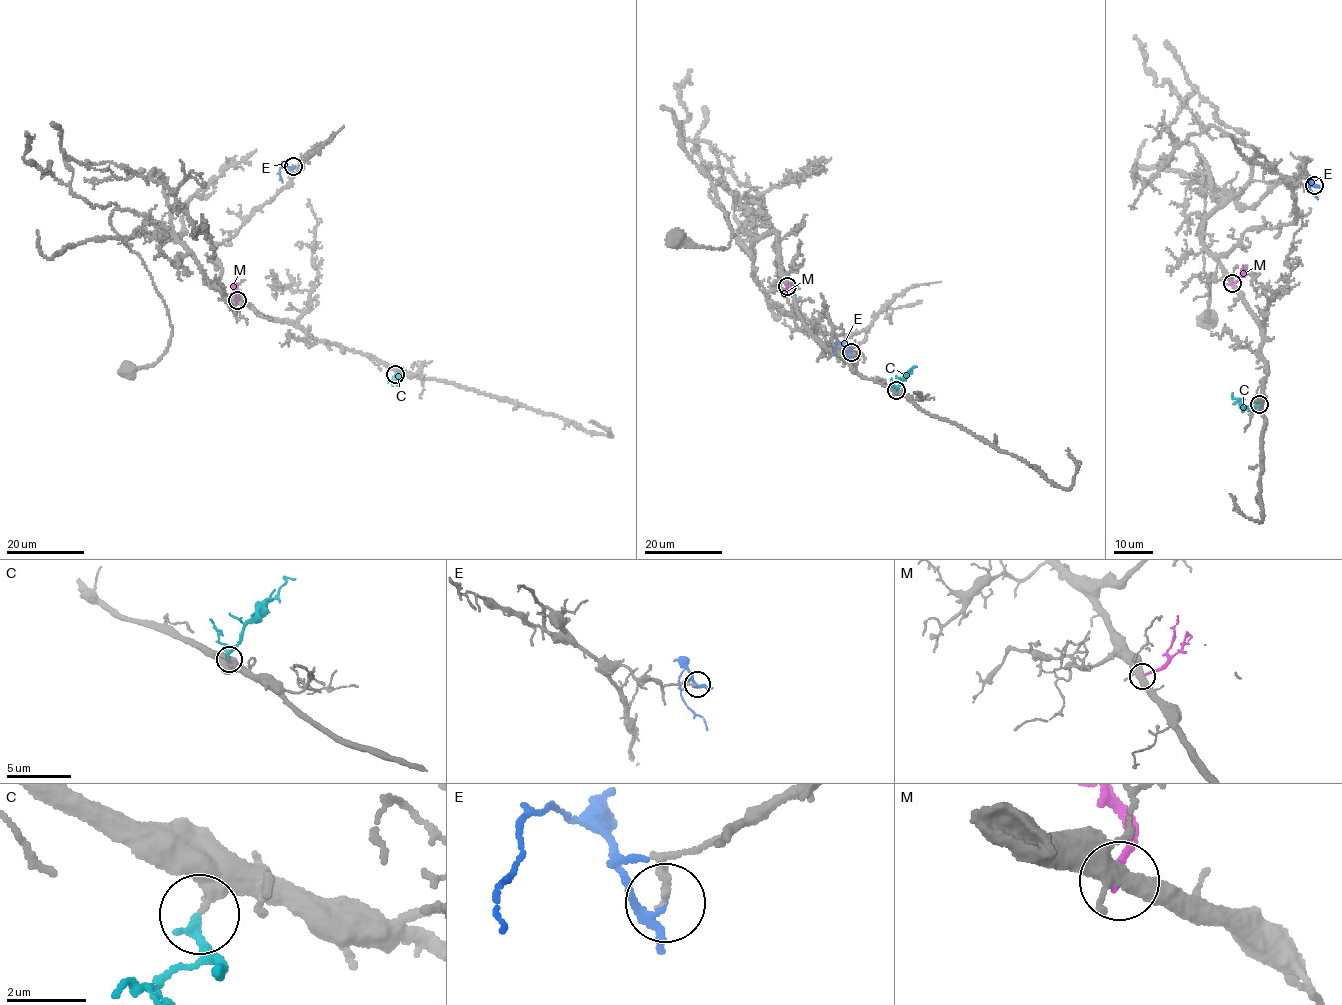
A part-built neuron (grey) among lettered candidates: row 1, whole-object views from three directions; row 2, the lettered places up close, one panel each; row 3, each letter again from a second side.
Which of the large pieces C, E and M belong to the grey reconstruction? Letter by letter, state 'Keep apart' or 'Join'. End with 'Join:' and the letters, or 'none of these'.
C: Keep apart
E: Keep apart
M: Keep apart
Join: none of these

